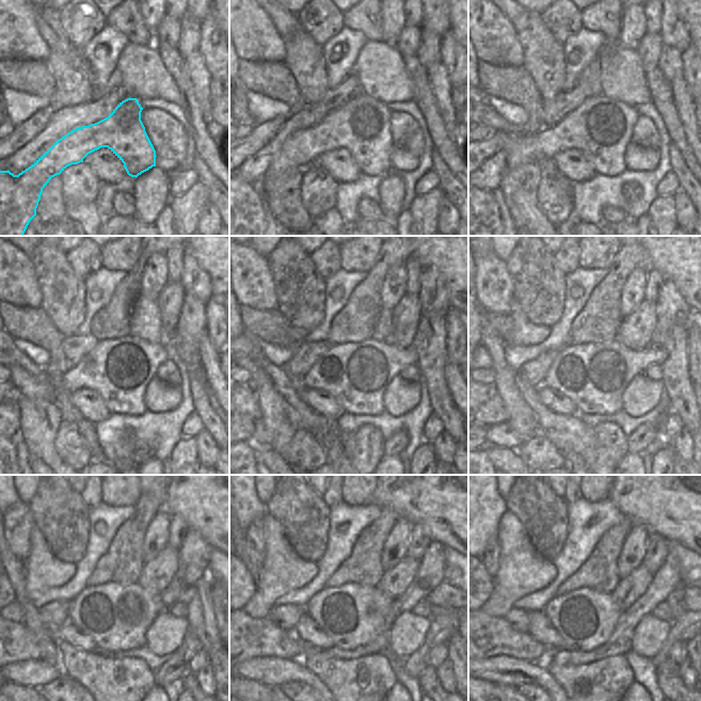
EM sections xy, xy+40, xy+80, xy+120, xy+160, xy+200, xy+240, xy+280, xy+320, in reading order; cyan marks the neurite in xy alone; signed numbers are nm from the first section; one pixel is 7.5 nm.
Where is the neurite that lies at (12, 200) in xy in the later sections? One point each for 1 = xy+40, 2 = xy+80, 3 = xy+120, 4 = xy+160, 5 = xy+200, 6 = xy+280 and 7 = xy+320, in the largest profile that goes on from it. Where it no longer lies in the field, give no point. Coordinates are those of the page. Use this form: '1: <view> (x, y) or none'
1: xy+40 (362, 126)
2: xy+80 (601, 128)
3: xy+120 (120, 370)
4: xy+160 (356, 375)
5: xy+200 (593, 376)
6: xy+280 (352, 615)
7: xy+320 (585, 619)

